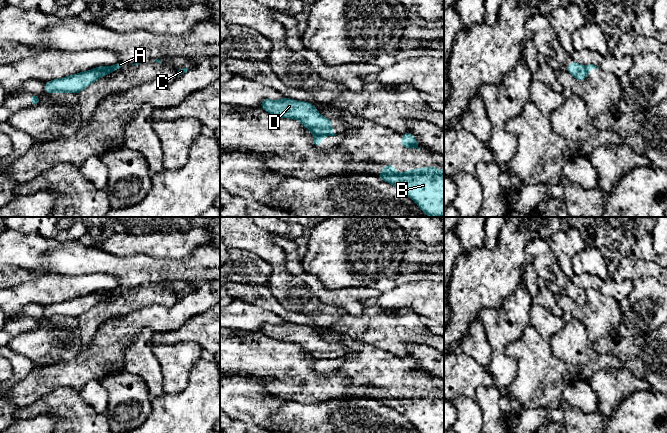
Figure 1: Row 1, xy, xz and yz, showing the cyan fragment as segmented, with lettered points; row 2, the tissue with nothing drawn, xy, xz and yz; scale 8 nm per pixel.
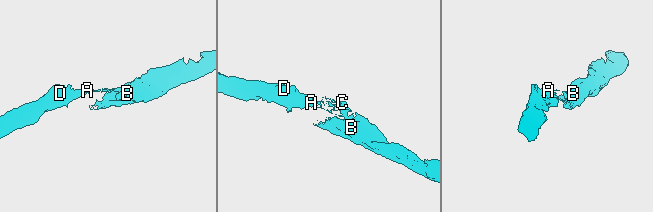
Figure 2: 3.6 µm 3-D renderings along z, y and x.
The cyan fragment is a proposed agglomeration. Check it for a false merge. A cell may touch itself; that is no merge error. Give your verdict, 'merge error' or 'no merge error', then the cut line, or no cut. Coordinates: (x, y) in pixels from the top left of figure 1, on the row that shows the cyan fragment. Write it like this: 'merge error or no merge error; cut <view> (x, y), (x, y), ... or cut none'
merge error; cut xz (333, 133), (316, 136)

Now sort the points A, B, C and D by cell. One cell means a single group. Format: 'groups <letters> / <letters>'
groups A B C / D

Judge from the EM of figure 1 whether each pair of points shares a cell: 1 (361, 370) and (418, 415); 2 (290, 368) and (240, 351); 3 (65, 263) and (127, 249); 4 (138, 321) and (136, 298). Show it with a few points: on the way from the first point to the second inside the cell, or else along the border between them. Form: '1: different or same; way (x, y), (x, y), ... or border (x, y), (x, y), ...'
1: same; way (379, 370), (389, 372), (414, 397)
2: same; way (278, 360), (270, 360), (252, 354)
3: different; border (95, 245), (117, 256), (132, 255)
4: different; border (160, 304), (147, 305), (115, 318)

